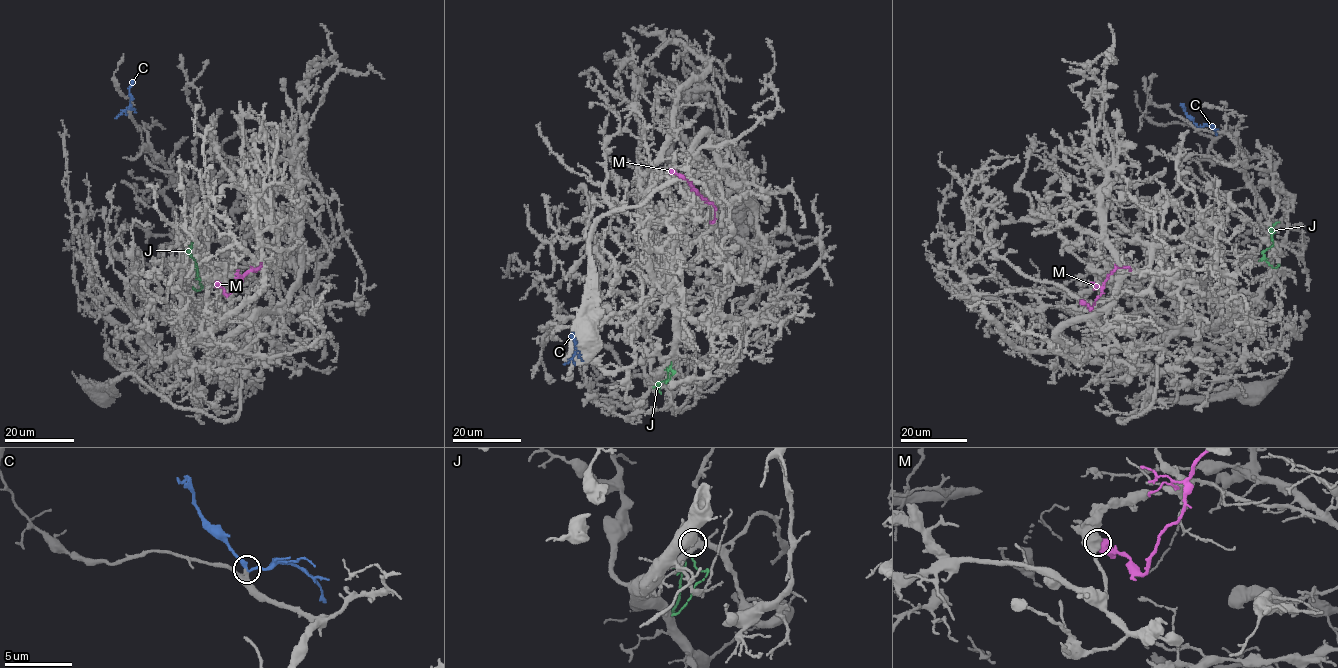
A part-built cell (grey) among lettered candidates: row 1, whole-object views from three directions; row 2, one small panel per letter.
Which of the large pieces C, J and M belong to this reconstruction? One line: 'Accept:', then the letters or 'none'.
Accept: C

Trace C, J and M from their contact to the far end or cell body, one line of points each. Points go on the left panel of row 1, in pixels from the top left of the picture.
C: (129, 108), (129, 89), (133, 81)
J: (199, 280), (190, 254), (192, 243)
M: (219, 282), (228, 294), (250, 270), (260, 267), (253, 271)

